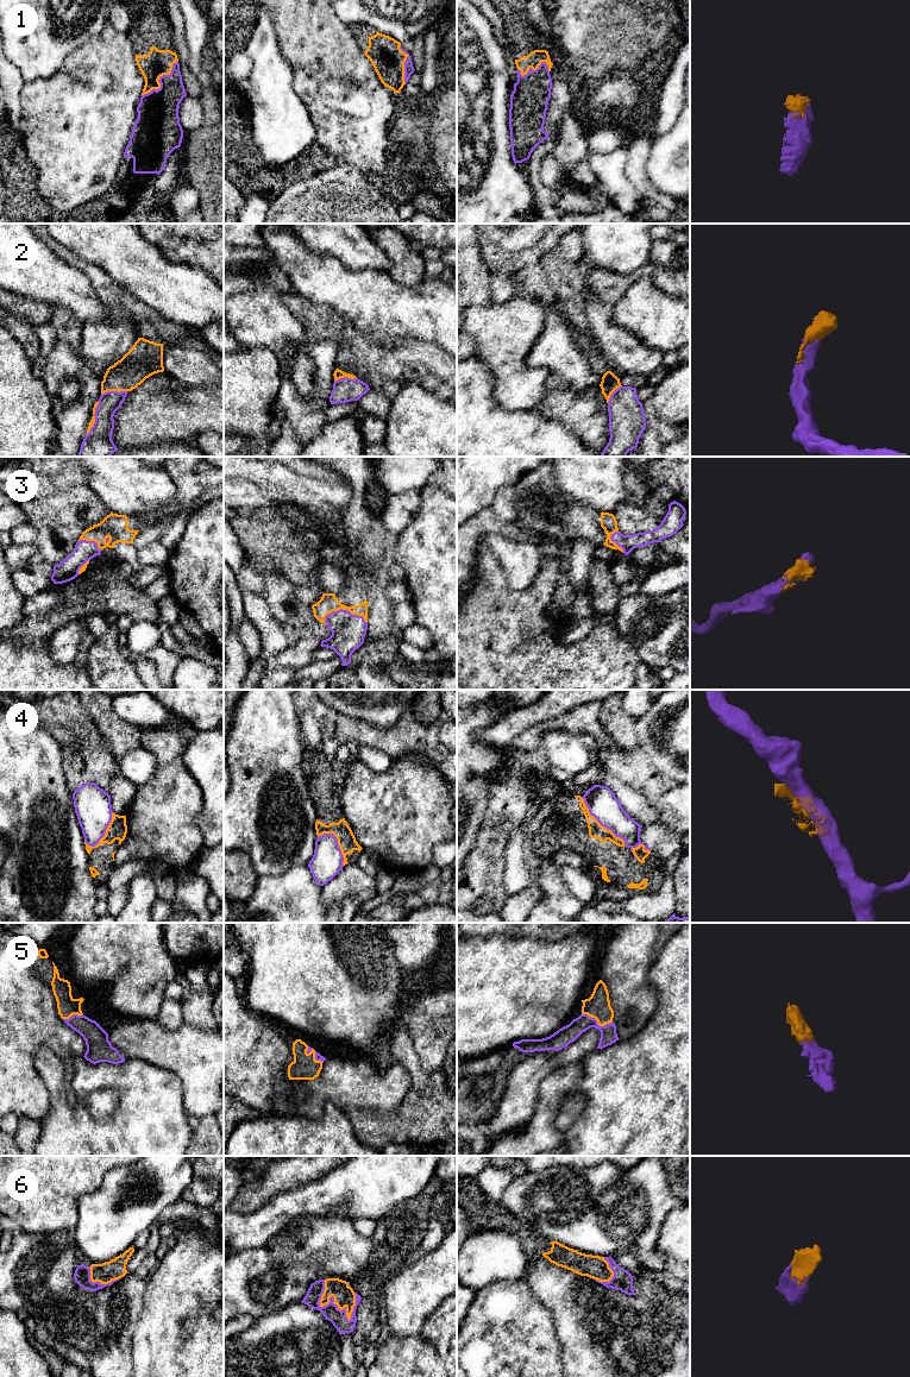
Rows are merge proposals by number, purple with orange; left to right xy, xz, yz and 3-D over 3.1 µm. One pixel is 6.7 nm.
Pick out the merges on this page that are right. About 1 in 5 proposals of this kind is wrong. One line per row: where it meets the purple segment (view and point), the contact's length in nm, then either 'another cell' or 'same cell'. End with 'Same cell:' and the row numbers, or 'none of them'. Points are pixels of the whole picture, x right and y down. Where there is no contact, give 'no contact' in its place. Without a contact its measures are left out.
1: xy (158, 80) | 340 nm | same cell
2: xy (95, 417) | 240 nm | same cell
3: xz (346, 610) | 300 nm | same cell
4: yz (601, 824) | 440 nm | another cell
5: yz (596, 1022) | 220 nm | same cell
6: xz (330, 1300) | 340 nm | same cell
Same cell: 1, 2, 3, 5, 6

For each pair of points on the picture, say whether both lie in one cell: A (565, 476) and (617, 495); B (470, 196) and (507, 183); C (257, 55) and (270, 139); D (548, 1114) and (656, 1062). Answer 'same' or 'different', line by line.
A: same
B: same
C: same
D: same

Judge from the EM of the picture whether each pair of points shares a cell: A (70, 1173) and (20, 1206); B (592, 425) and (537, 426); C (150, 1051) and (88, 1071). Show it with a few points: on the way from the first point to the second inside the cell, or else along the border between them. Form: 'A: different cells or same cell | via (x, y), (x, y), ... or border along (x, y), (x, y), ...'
A: same cell | via (57, 1186), (41, 1205), (33, 1205)
B: different cells | border along (538, 412), (545, 417), (560, 421), (583, 444)
C: different cells | border along (125, 1057), (143, 1060), (156, 1066)

